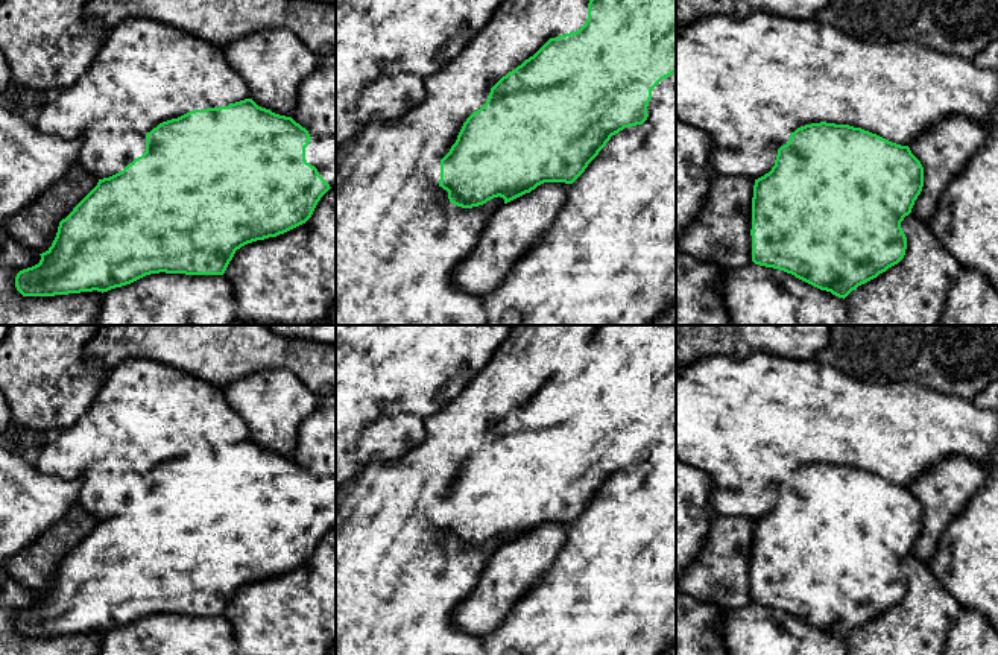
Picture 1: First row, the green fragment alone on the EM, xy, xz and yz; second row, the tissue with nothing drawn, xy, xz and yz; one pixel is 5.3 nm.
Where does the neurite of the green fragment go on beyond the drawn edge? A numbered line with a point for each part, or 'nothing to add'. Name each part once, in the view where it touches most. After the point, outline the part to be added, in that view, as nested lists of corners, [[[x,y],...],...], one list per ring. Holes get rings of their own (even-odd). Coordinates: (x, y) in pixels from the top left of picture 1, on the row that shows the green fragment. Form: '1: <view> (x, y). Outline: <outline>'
1: xz (574, 25). Outline: [[[588,6],[574,20],[571,20],[561,30],[553,33],[551,38],[579,30],[585,24],[586,18],[588,18]]]

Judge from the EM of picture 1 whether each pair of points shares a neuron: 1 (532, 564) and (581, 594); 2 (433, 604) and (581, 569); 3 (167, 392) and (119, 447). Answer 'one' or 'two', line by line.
1: two
2: two
3: one

